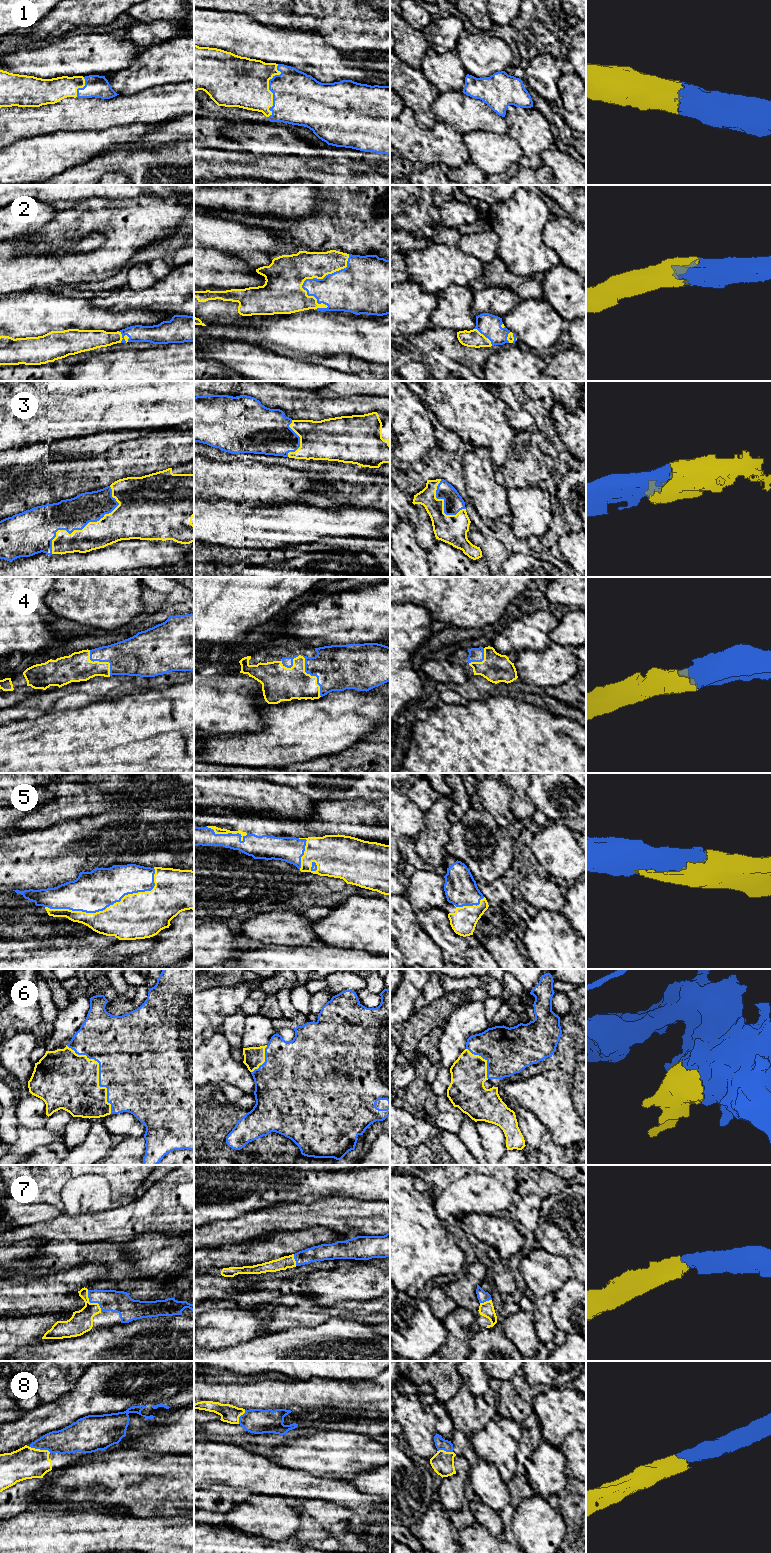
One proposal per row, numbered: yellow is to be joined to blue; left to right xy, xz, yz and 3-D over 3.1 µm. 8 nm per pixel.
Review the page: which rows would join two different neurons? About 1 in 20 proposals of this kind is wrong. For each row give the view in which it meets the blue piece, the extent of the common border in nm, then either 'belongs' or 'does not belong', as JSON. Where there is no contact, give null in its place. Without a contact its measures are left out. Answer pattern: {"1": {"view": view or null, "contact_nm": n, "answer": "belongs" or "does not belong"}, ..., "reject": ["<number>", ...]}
{"1": {"view": "xz", "contact_nm": 440, "answer": "belongs"}, "2": {"view": "xz", "contact_nm": 550, "answer": "belongs"}, "3": {"view": "xy", "contact_nm": 700, "answer": "belongs"}, "4": {"view": "xz", "contact_nm": 440, "answer": "belongs"}, "5": {"view": "xy", "contact_nm": 950, "answer": "belongs"}, "6": {"view": "xy", "contact_nm": 650, "answer": "belongs"}, "7": {"view": "xy", "contact_nm": 200, "answer": "belongs"}, "8": {"view": "xy", "contact_nm": 180, "answer": "belongs"}, "reject": []}

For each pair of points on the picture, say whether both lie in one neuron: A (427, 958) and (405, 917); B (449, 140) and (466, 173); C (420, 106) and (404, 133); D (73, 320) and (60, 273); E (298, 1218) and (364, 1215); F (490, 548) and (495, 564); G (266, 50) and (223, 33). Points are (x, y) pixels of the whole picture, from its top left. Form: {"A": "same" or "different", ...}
{"A": "same", "B": "different", "C": "different", "D": "different", "E": "same", "F": "same", "G": "same"}

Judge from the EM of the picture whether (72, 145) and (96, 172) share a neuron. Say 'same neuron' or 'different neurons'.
different neurons

